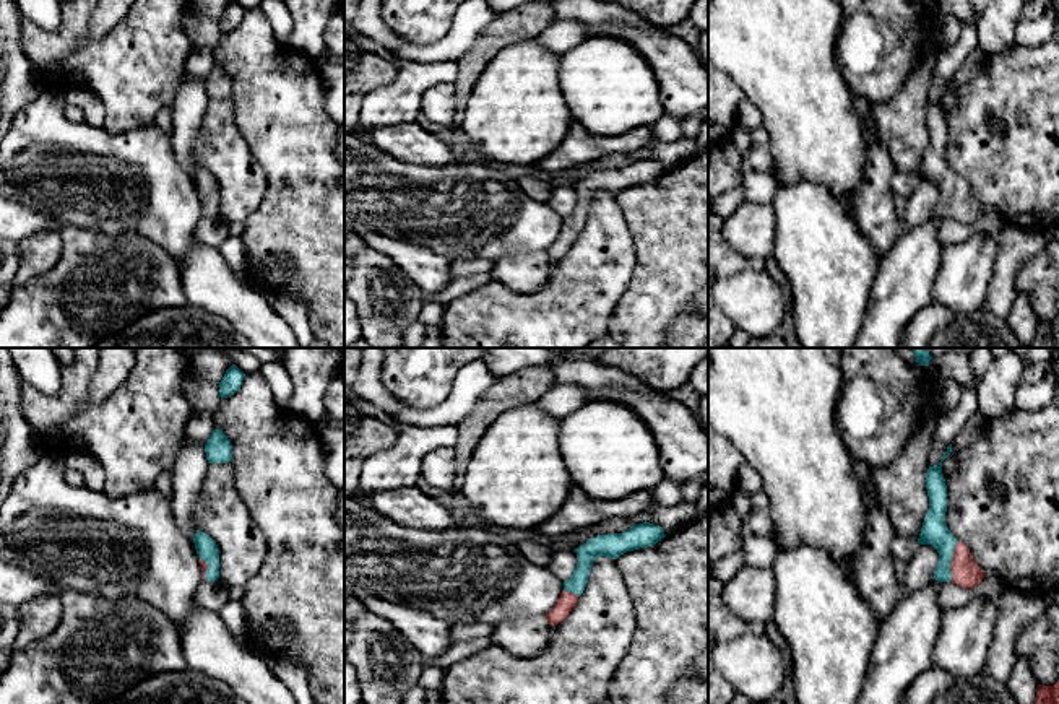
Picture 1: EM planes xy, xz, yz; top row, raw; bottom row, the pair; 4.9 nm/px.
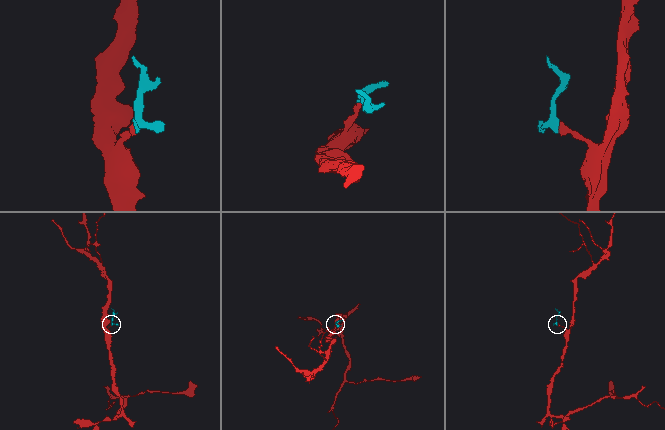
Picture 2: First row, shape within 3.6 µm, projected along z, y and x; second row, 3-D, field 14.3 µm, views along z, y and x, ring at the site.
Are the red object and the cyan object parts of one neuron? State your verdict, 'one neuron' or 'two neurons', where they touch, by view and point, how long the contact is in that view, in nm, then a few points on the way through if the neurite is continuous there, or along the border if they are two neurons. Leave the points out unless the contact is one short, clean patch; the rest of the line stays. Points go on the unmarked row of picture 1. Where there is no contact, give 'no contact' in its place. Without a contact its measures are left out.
one neuron | yz (952, 197) | 220 nm | across yz (965, 208), (952, 197), (950, 186), (934, 166)

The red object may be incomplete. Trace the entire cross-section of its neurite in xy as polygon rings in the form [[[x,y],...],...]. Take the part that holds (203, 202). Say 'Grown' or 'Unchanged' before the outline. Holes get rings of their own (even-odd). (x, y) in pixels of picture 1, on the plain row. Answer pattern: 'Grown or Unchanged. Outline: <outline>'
Grown. Outline: [[[197,166],[193,172],[195,185],[201,203],[201,218],[214,218],[219,215],[219,184],[216,177],[205,167]]]

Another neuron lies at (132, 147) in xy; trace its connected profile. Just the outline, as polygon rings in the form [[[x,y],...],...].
[[[44,89],[16,114],[0,141],[0,195],[47,213],[62,226],[78,226],[107,236],[141,234],[182,267],[198,242],[195,231],[201,219],[201,203],[193,174],[185,172],[172,153],[171,133],[164,133],[154,122],[119,135],[107,132],[104,125],[70,122],[62,111],[68,99],[57,89]]]

